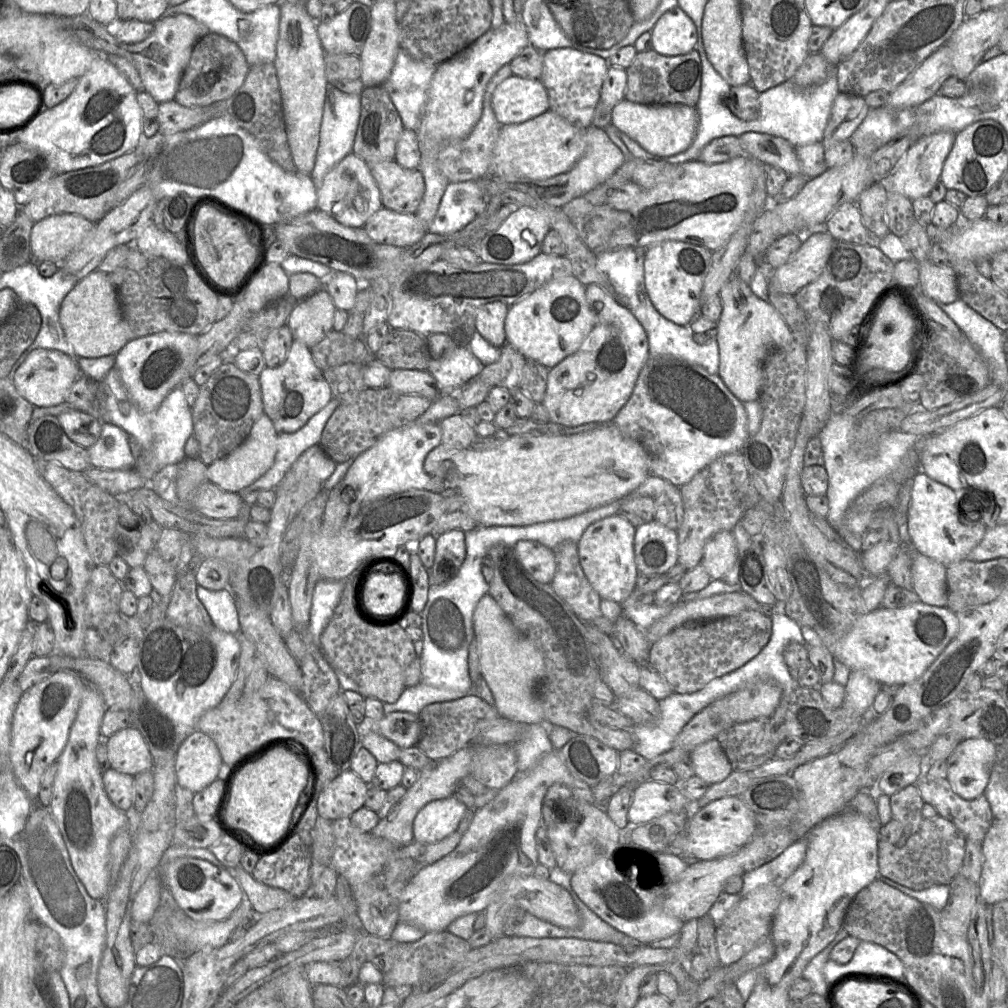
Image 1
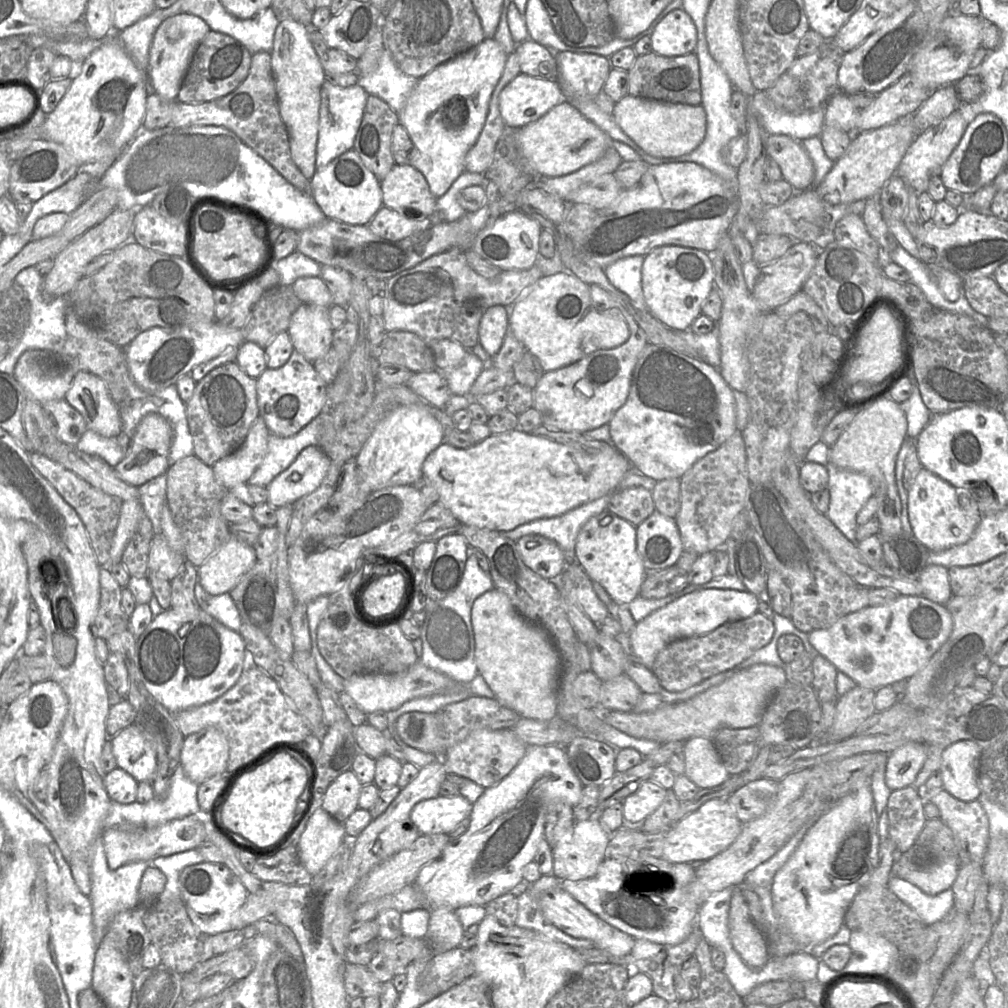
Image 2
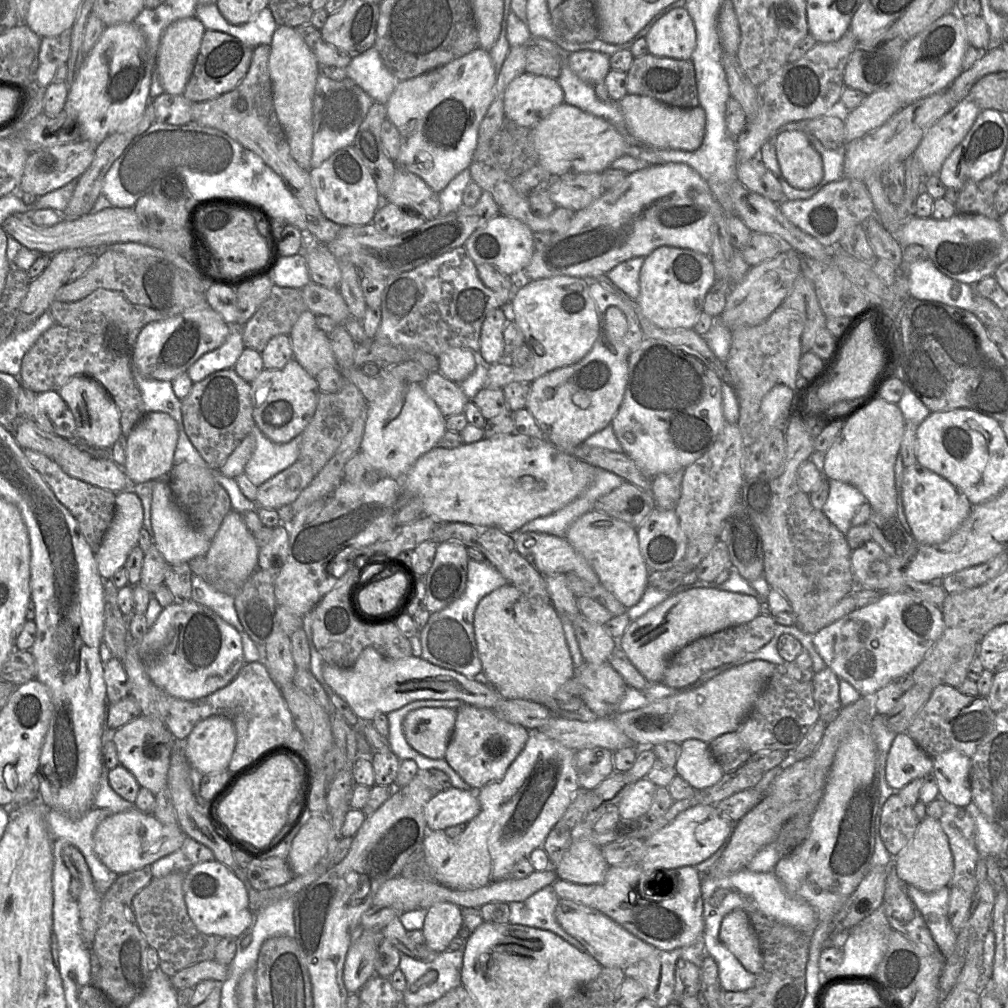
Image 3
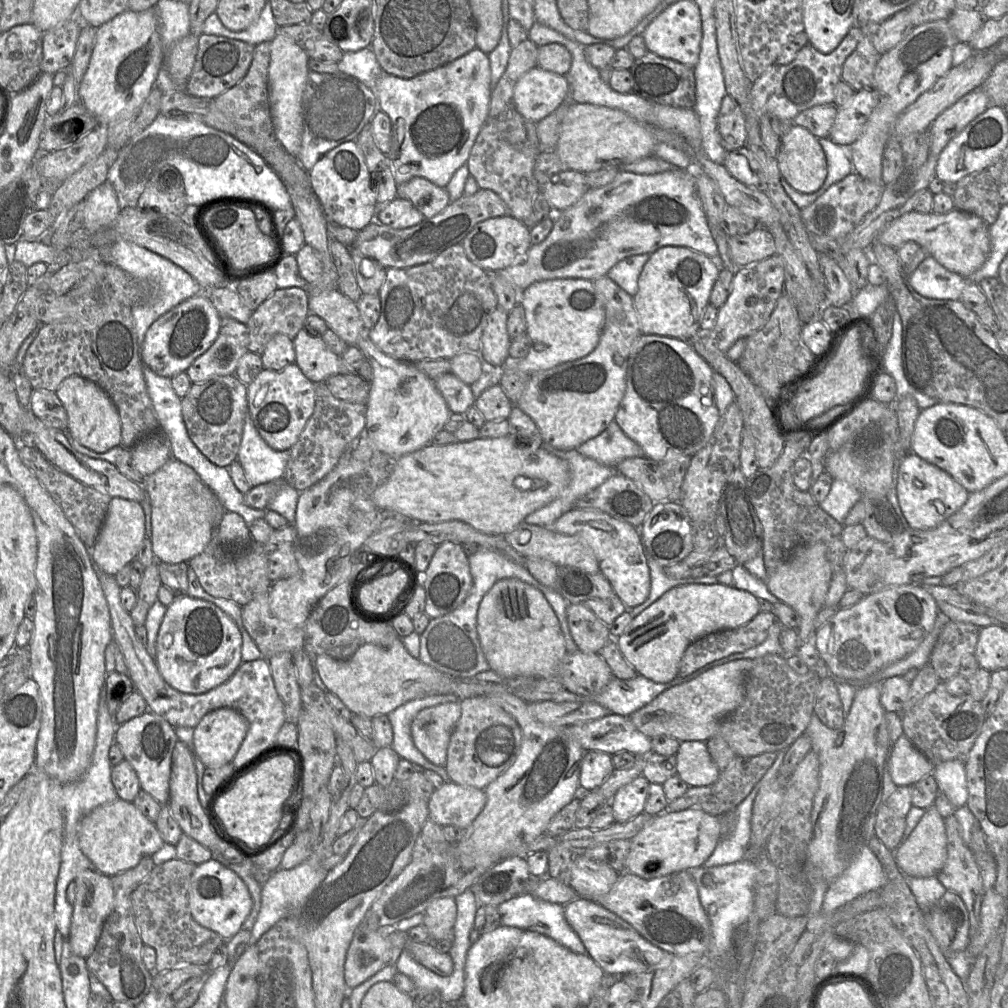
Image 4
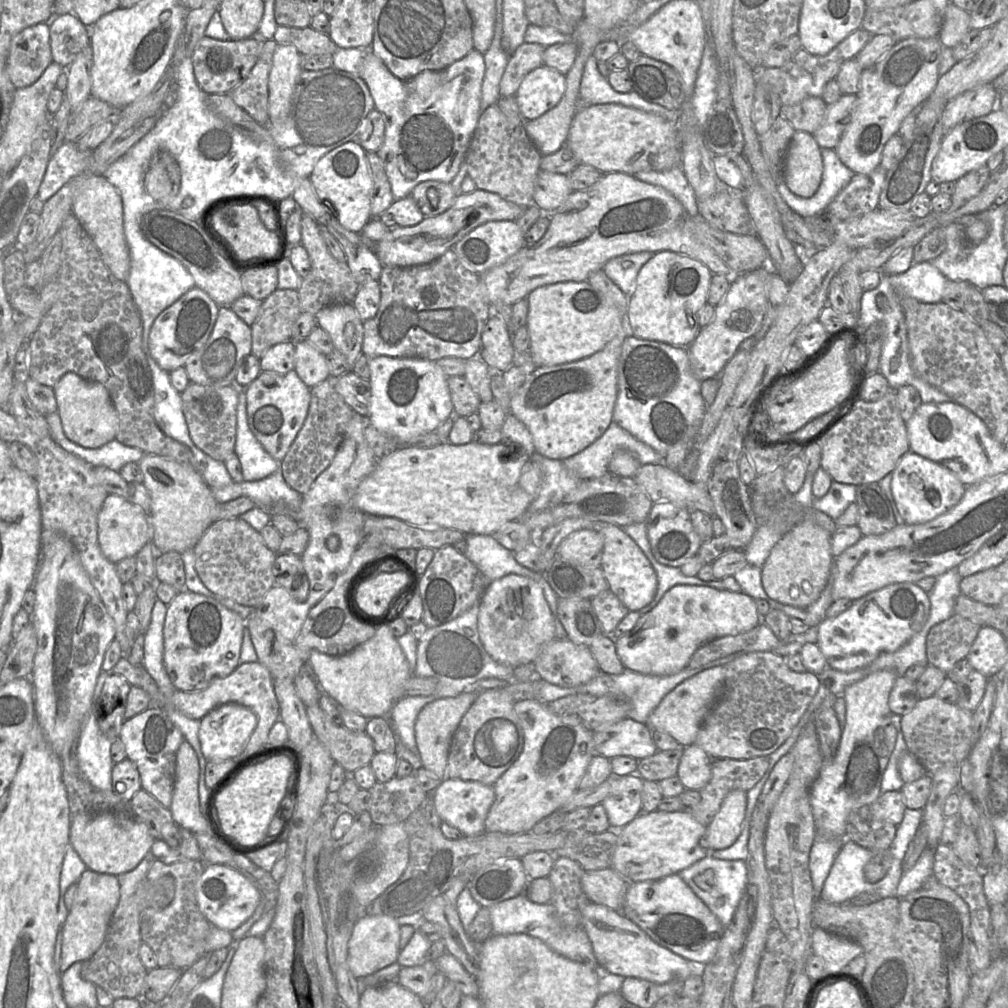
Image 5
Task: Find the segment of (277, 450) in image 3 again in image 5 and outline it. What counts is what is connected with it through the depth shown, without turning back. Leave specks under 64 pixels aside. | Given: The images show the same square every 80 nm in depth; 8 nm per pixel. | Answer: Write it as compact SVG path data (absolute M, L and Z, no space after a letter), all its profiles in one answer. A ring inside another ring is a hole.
M239 388L235 454L247 482L264 479L281 468L281 462L264 449L249 427L245 388Z

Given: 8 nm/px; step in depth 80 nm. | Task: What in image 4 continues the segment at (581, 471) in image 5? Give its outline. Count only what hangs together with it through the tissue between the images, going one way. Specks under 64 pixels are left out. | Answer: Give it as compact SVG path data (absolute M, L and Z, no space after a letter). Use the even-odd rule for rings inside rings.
M614 420L601 434L586 441L576 450L581 455L613 469L625 459L644 457L641 447Z

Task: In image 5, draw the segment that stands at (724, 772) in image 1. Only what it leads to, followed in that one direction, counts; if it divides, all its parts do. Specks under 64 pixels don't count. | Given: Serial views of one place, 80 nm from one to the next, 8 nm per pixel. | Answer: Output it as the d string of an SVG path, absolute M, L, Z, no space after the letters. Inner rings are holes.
M697 744L683 748L677 777L686 789L700 791L711 779L713 759Z

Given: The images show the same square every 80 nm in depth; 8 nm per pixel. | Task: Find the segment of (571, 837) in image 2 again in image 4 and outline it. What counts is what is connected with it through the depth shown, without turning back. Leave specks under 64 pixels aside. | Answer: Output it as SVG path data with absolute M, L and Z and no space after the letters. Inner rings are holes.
M575 855L571 866L570 886L581 898L597 901L607 894L619 877L609 865Z

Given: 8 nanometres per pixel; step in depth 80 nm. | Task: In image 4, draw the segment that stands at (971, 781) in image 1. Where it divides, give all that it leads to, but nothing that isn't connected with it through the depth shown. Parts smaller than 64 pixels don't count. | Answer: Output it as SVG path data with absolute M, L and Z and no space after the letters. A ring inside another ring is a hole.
M950 760L934 765L932 774L939 793L944 794L955 808L965 806L968 800L965 762Z

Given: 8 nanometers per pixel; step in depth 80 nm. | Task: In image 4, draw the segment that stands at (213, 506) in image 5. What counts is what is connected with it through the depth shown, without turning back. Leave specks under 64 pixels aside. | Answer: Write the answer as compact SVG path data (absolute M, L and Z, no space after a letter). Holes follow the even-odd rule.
M172 458L155 473L145 477L142 485L148 493L151 503L152 548L157 562L177 564L189 562L202 553L213 538L226 512L216 494L202 481L198 473L190 466Z

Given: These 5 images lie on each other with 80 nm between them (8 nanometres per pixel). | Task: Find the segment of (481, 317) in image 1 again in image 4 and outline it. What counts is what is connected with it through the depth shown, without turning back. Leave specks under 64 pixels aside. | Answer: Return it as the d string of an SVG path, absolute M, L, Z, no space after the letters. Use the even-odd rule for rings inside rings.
M495 309L489 316L482 333L481 354L485 361L495 367L504 367L509 360L511 340L507 332L508 314Z

